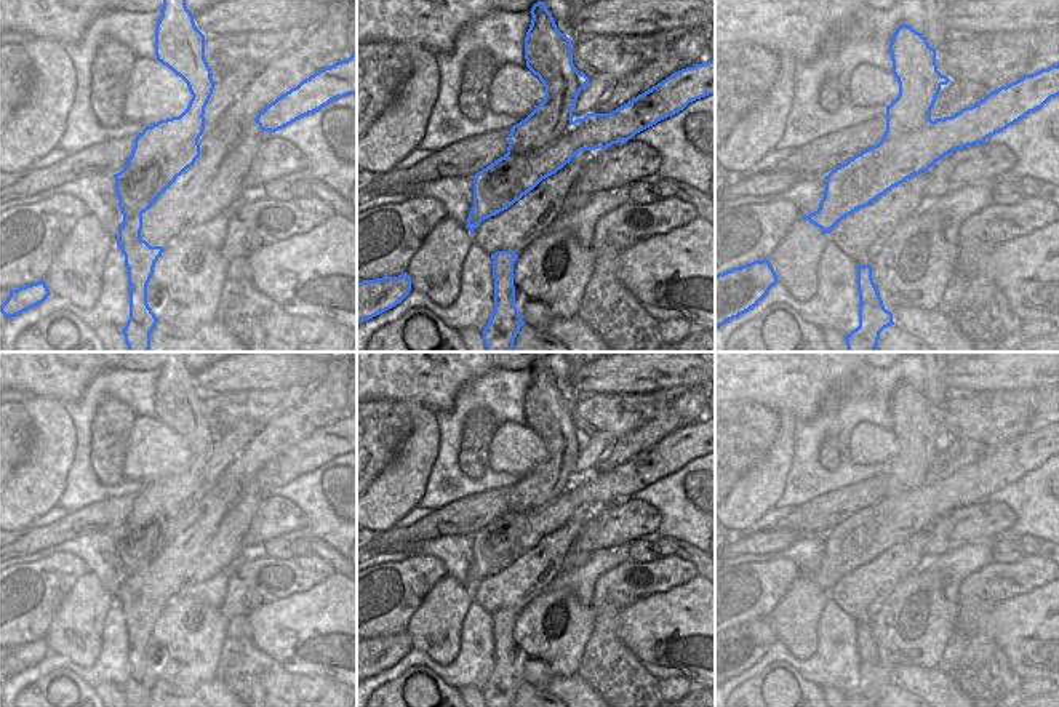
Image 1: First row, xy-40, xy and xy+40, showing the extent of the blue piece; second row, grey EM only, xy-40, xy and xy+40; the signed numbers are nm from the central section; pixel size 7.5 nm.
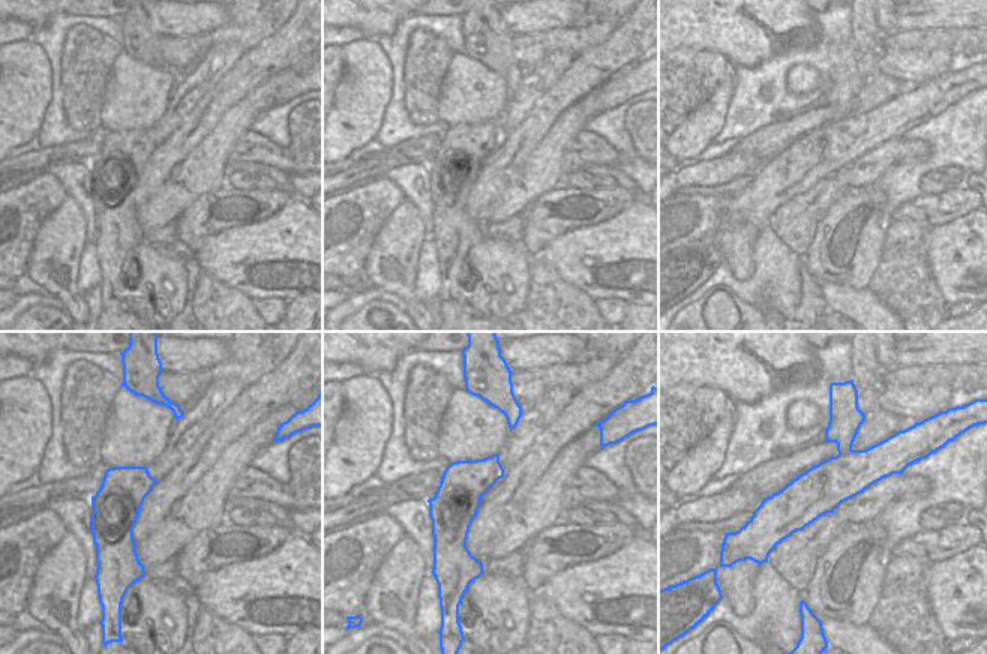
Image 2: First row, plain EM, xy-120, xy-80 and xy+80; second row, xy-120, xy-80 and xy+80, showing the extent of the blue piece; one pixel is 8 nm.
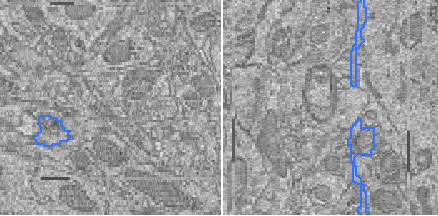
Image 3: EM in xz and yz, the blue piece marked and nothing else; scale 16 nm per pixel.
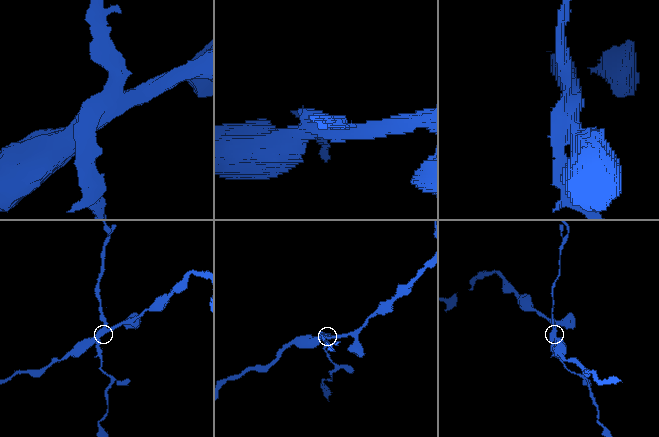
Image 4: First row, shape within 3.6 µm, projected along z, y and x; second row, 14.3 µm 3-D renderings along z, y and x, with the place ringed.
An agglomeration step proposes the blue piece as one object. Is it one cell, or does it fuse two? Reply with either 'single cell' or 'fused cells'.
fused cells

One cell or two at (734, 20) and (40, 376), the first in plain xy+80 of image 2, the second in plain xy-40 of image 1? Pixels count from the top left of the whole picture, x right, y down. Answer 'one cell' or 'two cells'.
one cell

